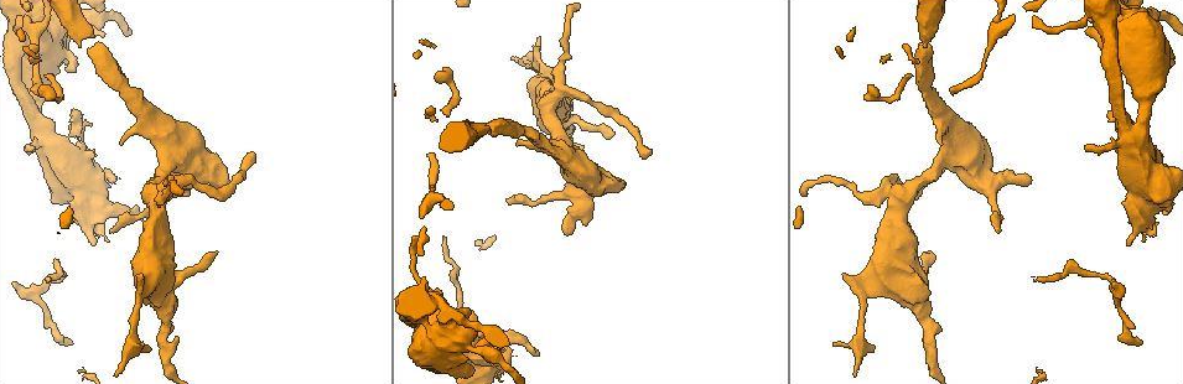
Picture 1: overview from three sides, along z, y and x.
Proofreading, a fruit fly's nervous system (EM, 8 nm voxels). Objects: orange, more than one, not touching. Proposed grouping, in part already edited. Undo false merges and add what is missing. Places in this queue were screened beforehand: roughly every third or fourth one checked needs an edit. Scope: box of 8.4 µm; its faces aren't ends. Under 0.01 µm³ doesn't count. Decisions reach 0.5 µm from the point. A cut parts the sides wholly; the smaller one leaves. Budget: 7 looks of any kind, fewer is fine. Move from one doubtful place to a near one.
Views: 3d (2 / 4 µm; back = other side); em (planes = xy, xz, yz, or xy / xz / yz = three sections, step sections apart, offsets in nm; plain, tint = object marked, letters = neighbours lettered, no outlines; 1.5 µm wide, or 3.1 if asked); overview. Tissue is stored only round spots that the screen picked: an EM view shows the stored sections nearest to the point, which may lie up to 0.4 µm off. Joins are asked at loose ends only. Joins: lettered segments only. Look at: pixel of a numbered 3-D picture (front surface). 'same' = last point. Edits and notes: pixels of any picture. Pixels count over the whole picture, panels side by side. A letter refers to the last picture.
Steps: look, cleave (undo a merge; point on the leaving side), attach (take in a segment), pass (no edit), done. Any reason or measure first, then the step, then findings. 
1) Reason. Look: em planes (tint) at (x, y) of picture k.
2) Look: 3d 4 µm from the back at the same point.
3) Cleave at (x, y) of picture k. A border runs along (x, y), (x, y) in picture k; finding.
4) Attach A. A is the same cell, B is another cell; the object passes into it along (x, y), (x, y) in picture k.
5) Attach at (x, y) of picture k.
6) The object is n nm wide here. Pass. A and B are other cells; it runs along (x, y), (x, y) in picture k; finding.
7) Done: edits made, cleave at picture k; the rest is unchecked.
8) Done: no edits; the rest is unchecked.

Thick turns thin. Look: em planes (letters) at (169, 155) of picture 1.

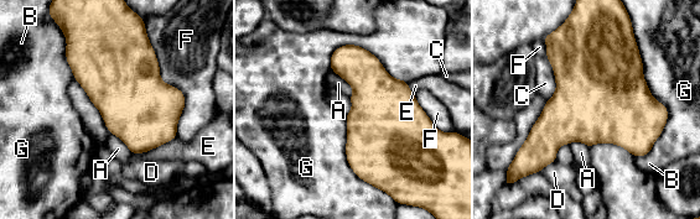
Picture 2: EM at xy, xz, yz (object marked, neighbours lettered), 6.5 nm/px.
Pass. A, B, C, D, E, F and G are other cells; a border runs along (633, 35), (667, 108), (652, 149) in picture 2; all the same cell.

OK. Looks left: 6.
Calibre changes. Look: em planes (plain) at (923, 32) of picture 1.

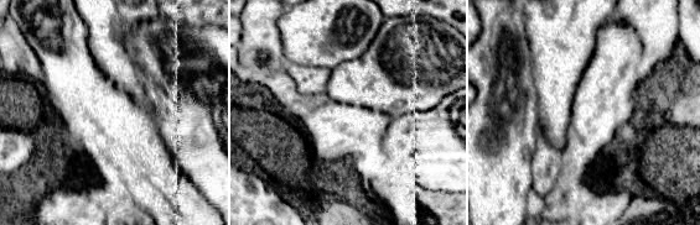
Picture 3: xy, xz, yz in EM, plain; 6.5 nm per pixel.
See the neighbours. Look: em planes (letters) at the same point.

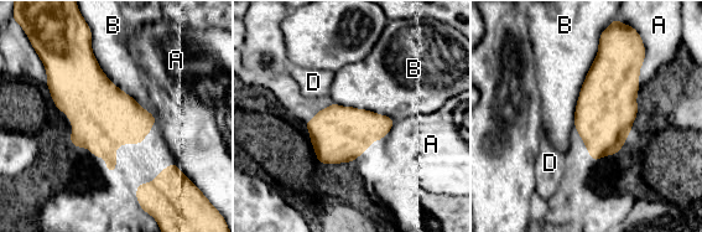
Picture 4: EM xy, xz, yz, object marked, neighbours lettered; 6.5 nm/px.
The object is 360 nm wide here. Pass. A, B and D are other cells; a border runs along (90, 46), (100, 70), (157, 120) in picture 4; one cell here.

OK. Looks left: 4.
Three arms meet. Look: em xy step 8 (tint) at (1097, 19) of picture 1.

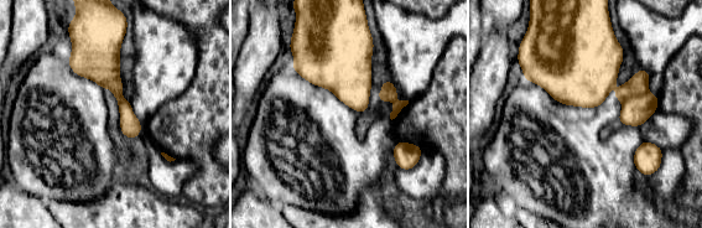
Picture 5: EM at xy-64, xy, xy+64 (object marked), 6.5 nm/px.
Look: em planes (tint) at the same point.

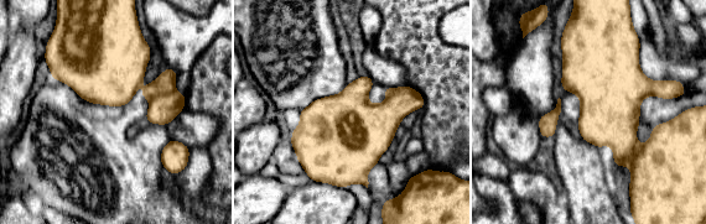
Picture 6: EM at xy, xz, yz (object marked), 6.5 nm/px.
Look: em planes (letters) at the same point.

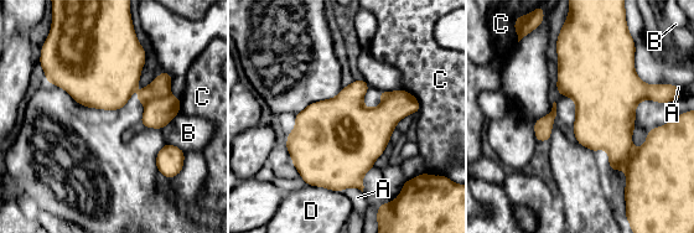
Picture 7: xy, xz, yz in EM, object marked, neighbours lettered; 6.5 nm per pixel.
The object is 130 nm wide here. Cleave at (662, 176) of picture 7. A, B, C and D are other cells; a border runs along (635, 149), (621, 169) in picture 7; two cells meet here.

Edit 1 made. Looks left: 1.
Done: edits made, cleave at picture 7; the rest is unchecked.

